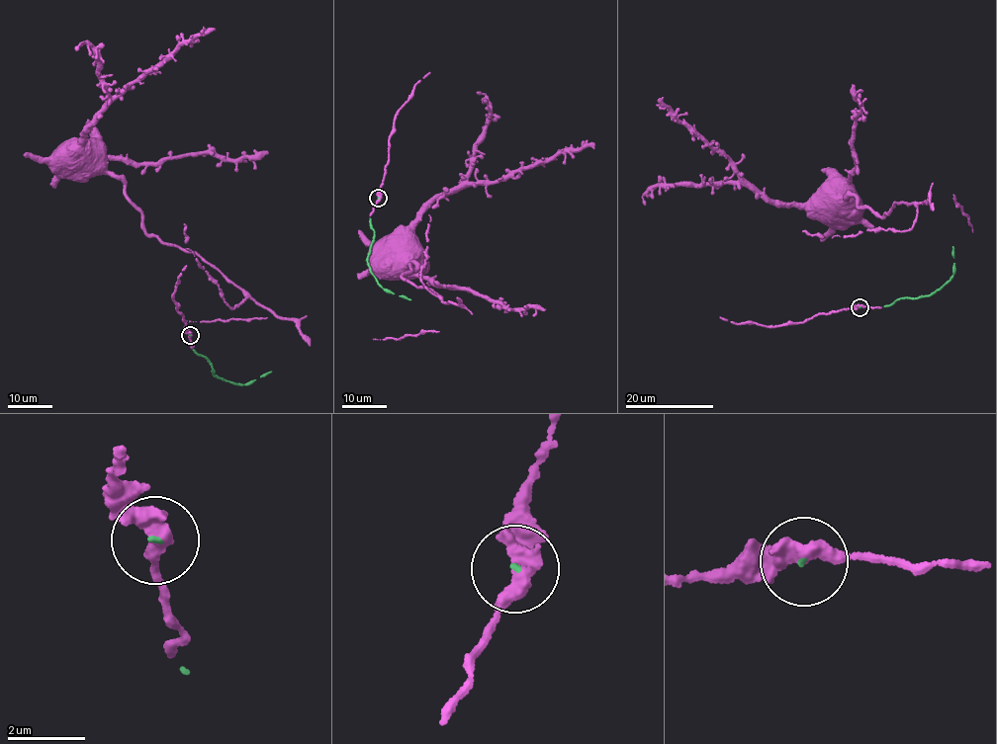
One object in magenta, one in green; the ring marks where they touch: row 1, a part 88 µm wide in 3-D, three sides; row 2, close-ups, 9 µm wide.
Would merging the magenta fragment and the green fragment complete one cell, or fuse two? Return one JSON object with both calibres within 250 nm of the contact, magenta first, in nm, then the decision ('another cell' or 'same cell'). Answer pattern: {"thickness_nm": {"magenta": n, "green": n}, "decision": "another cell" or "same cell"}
{"thickness_nm": {"magenta": 440, "green": 50}, "decision": "same cell"}

